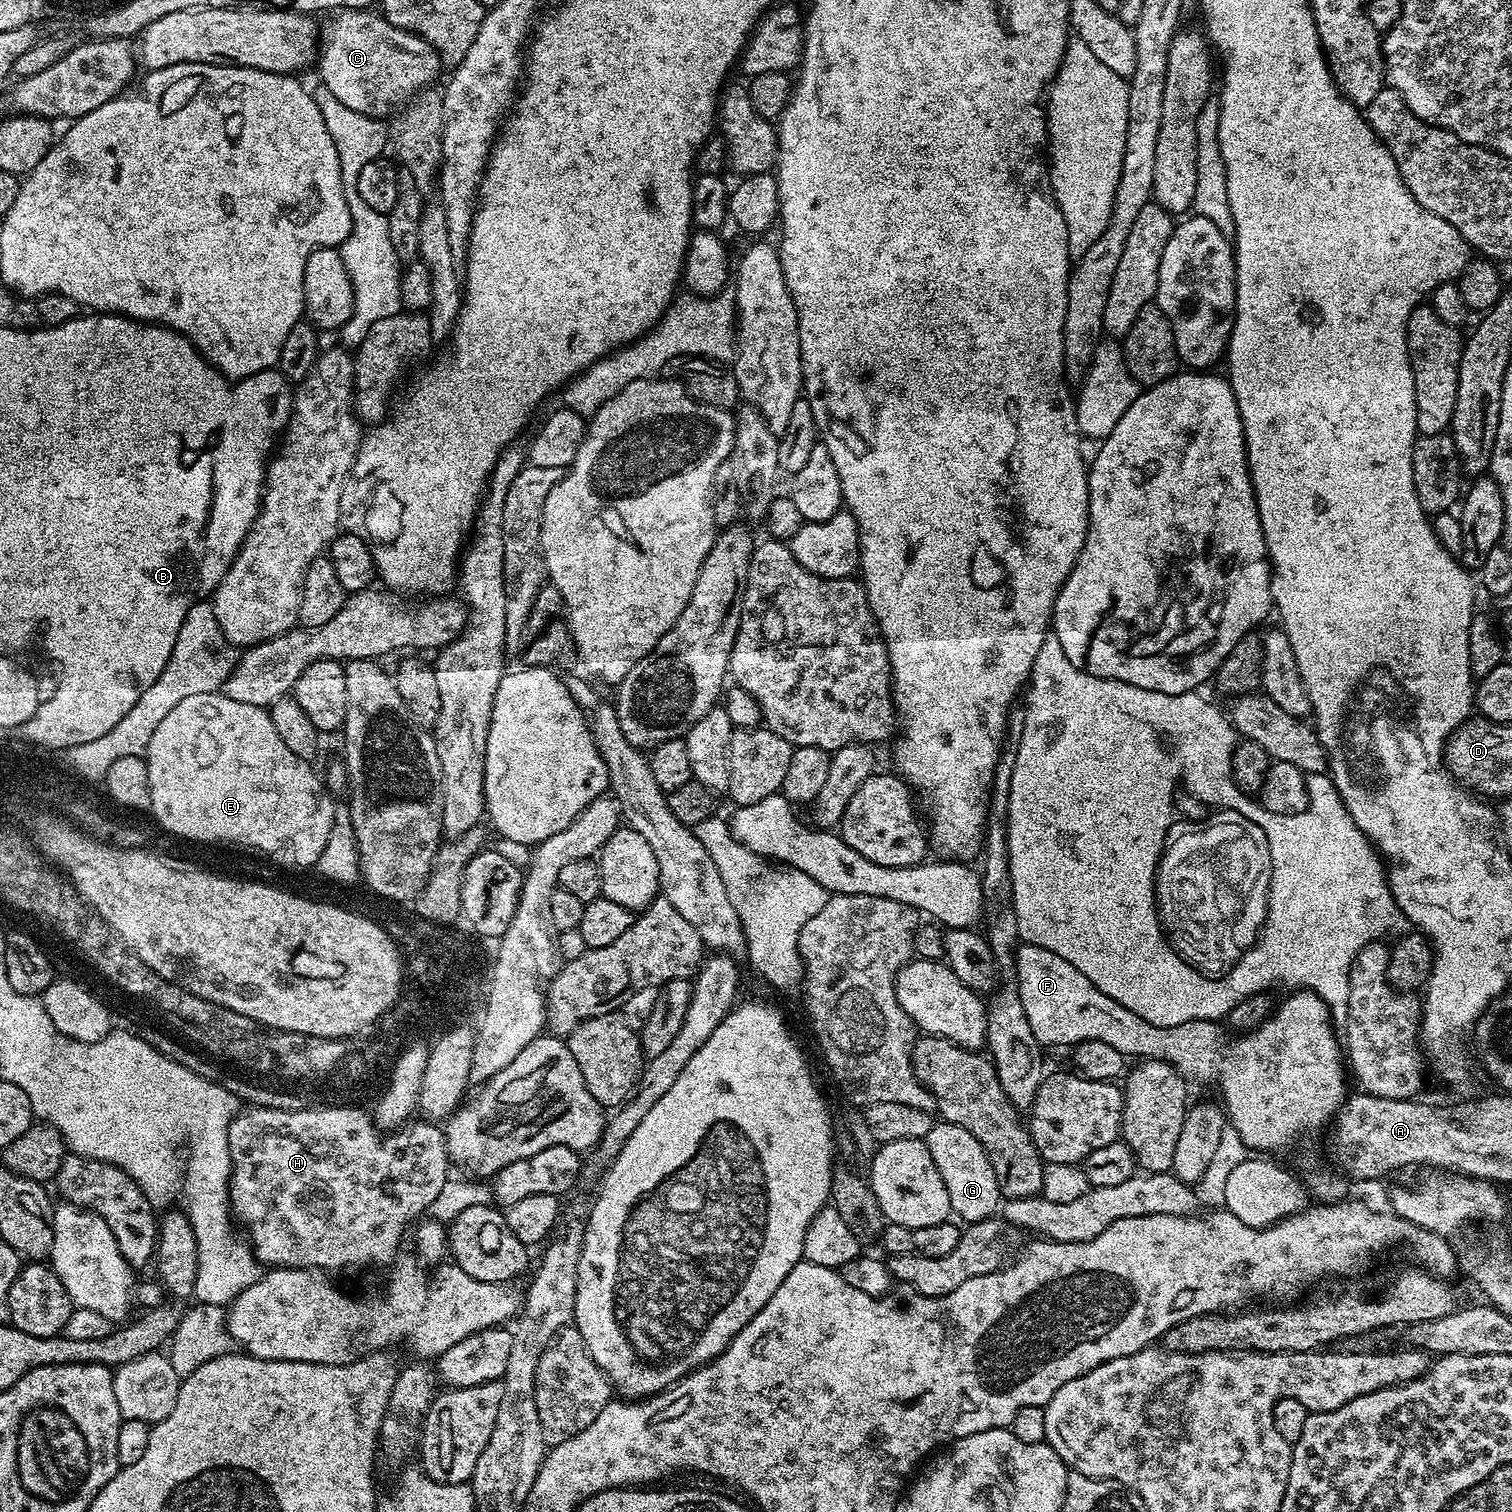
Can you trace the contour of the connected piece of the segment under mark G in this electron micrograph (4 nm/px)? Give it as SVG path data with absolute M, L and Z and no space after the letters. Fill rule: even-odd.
M936 1122L923 1142L930 1150L930 1158L934 1158L934 1166L938 1166L938 1174L942 1174L942 1182L946 1182L952 1216L959 1218L965 1225L995 1217L1002 1204L1000 1187L994 1166L990 1166L990 1158L986 1150L982 1150L978 1138L974 1138L970 1130L962 1130L962 1126Z

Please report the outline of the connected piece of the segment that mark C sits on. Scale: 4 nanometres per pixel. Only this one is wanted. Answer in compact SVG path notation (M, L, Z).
M346 8L327 17L329 20L322 24L318 32L319 83L330 94L334 94L338 102L350 106L350 110L358 110L358 114L384 118L393 110L399 109L420 89L435 85L436 75L442 71L442 65L440 55L420 36L394 26L389 20L384 19L383 15L373 12Z

